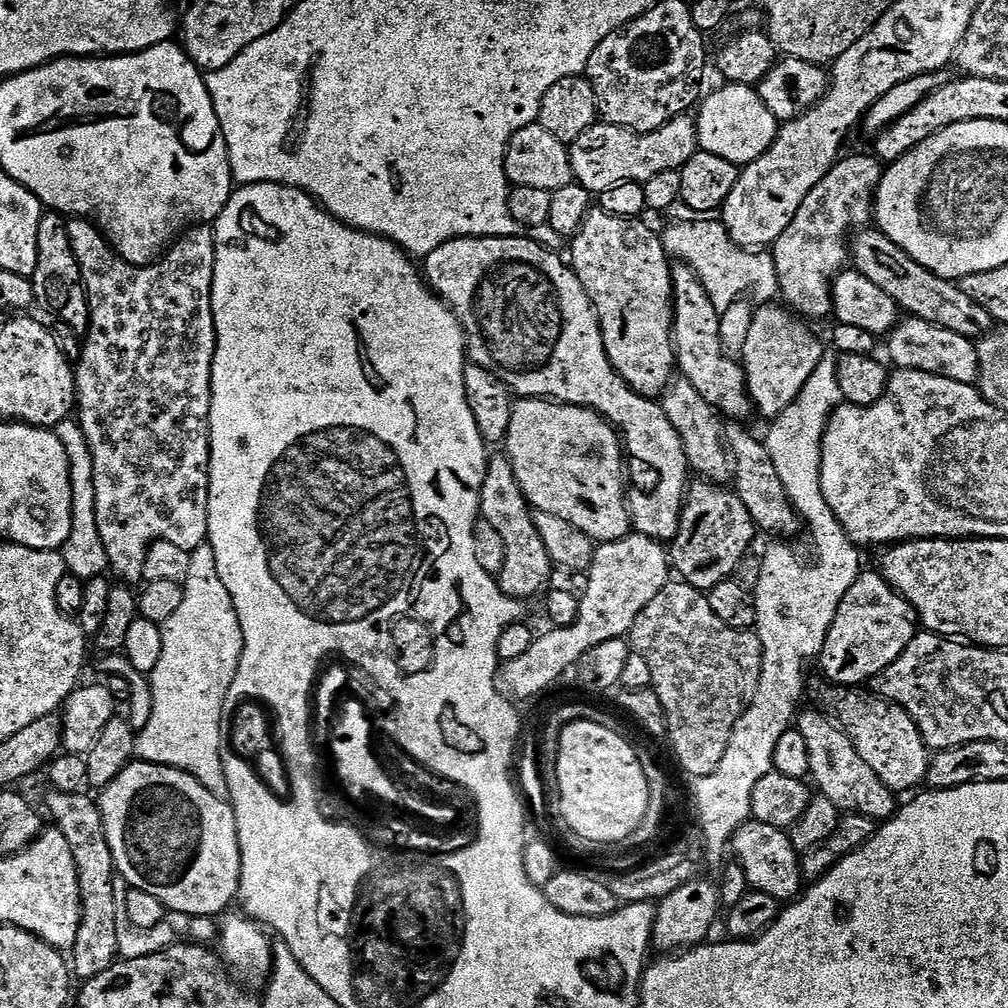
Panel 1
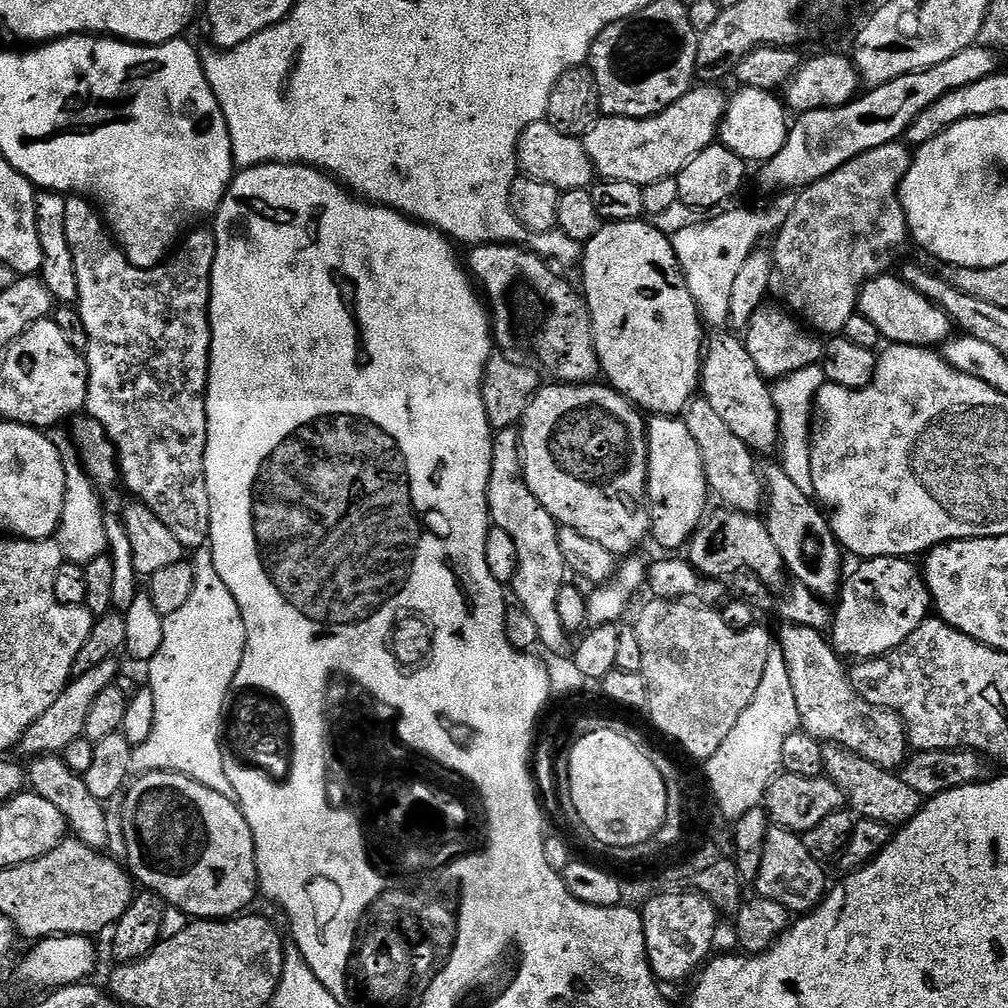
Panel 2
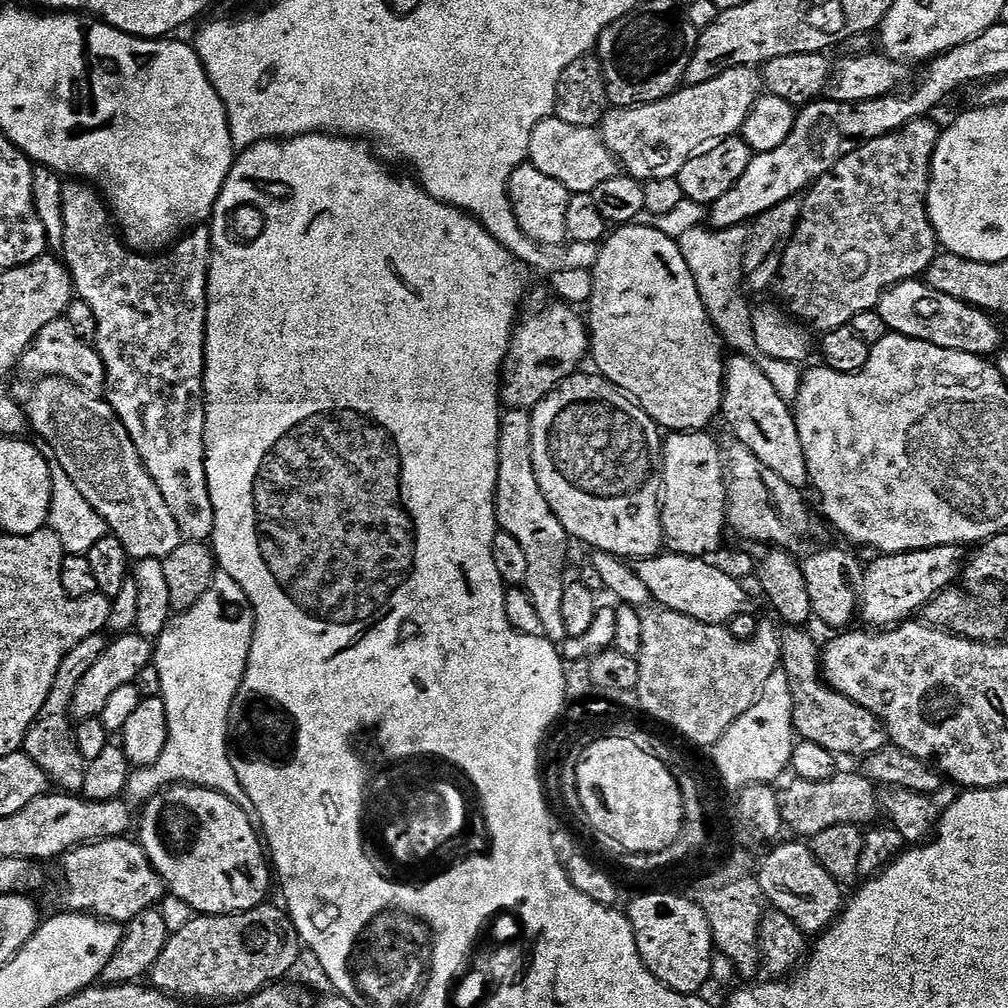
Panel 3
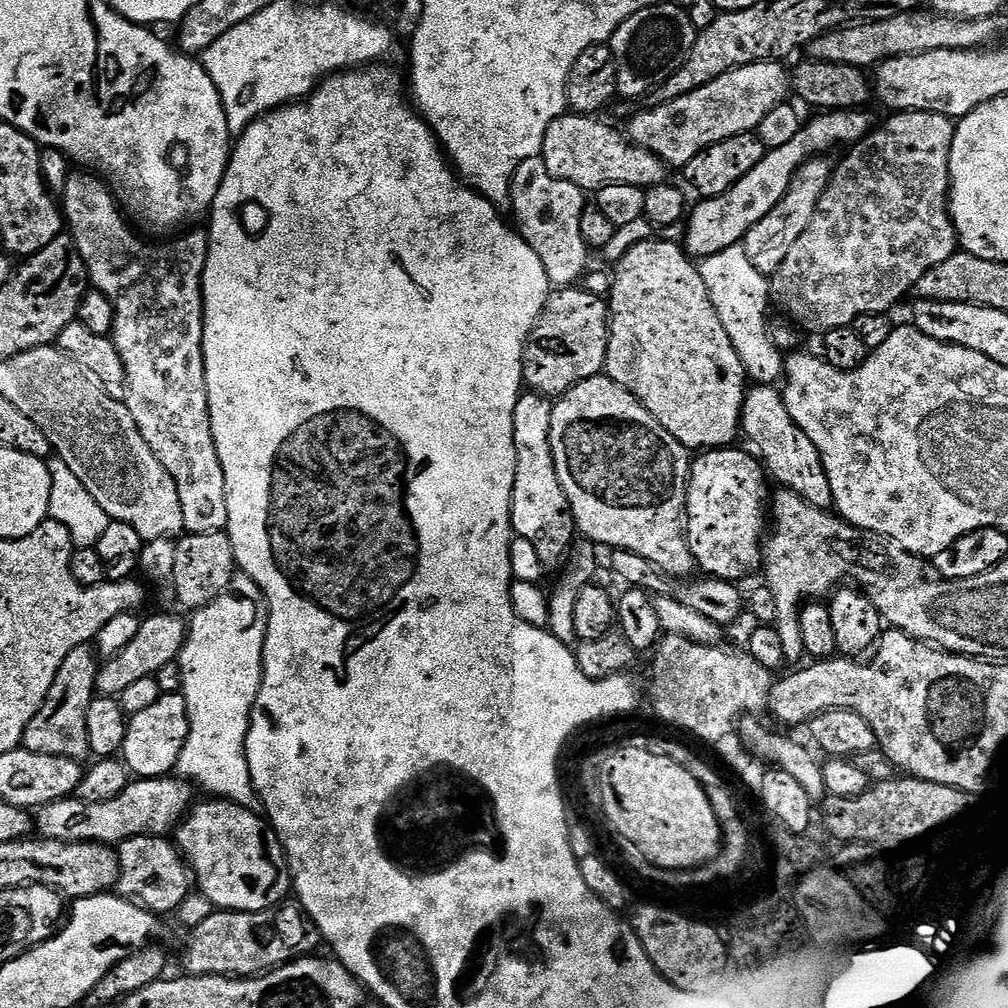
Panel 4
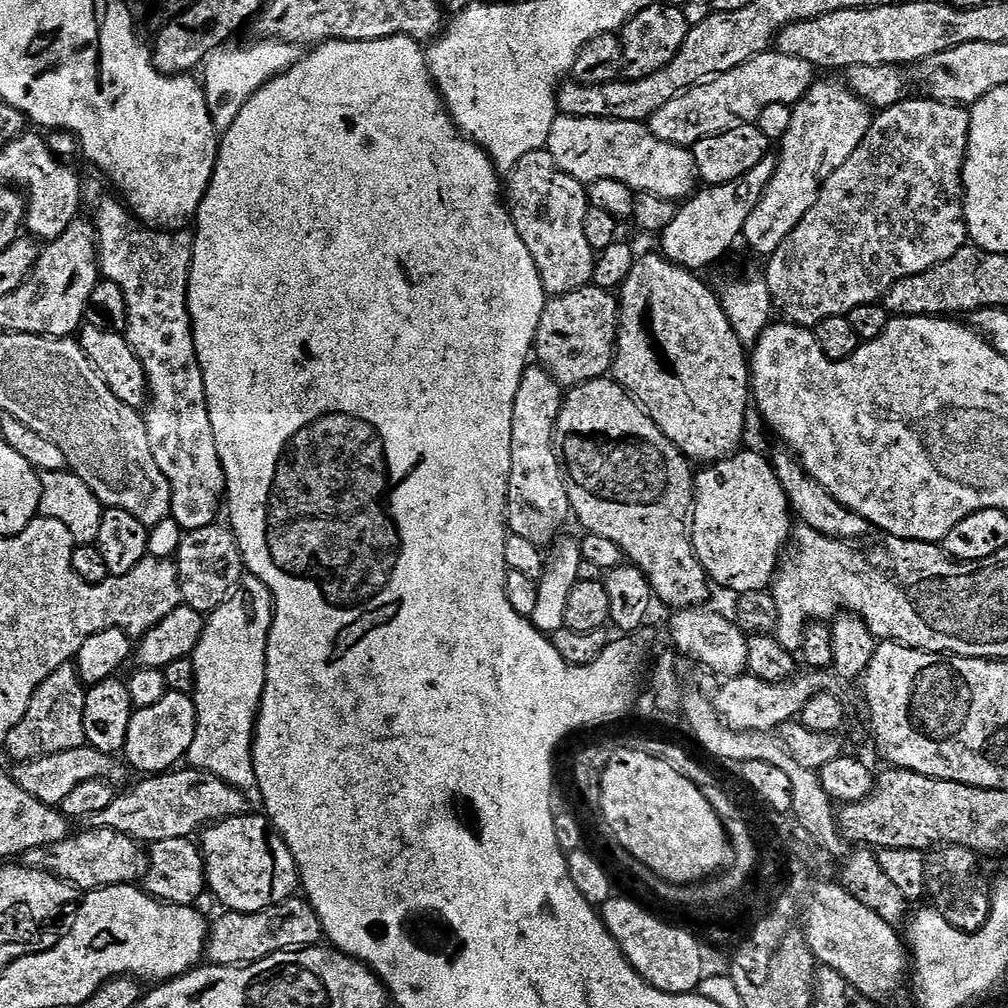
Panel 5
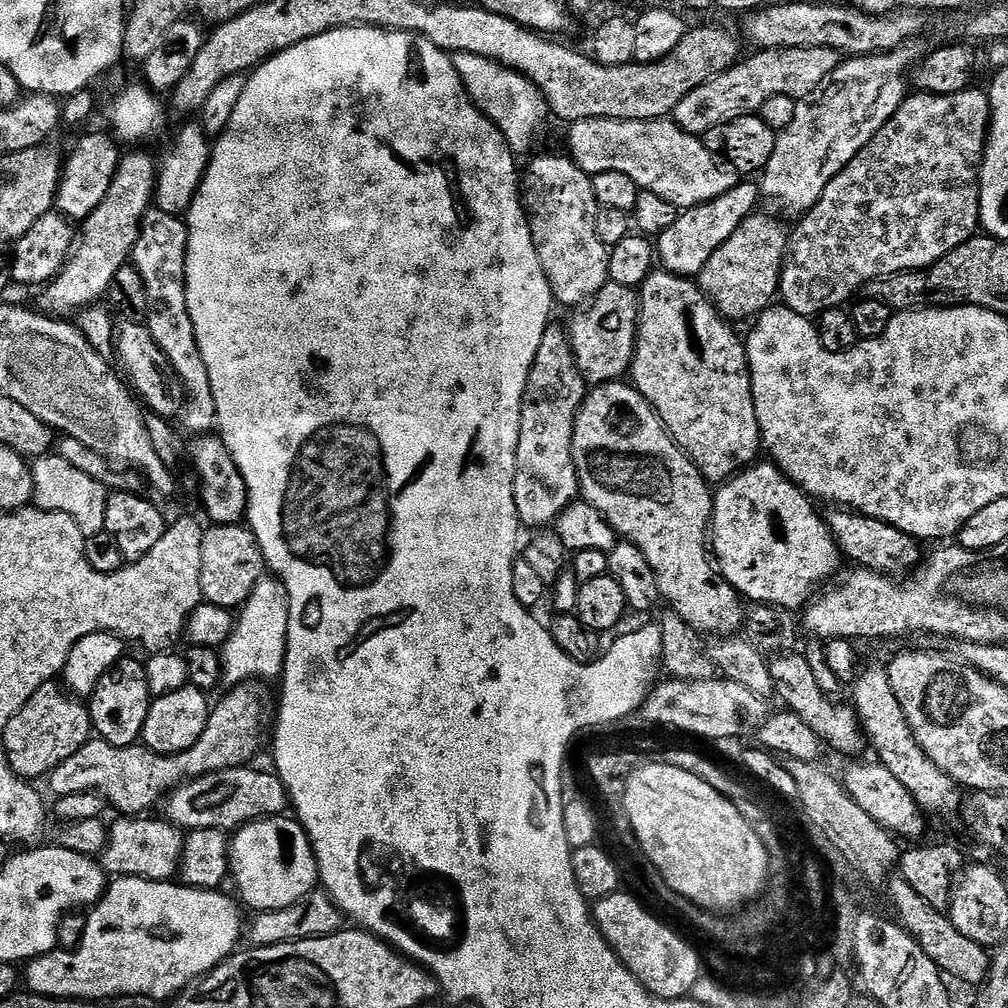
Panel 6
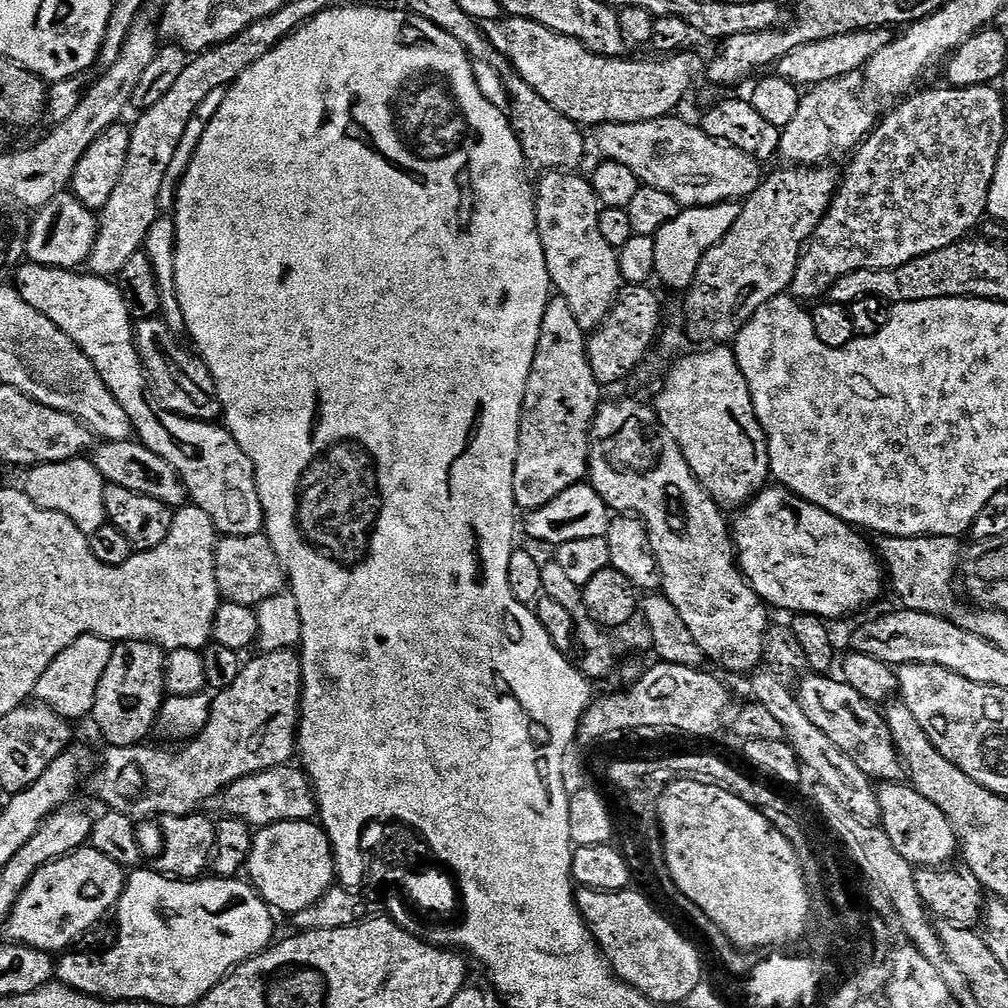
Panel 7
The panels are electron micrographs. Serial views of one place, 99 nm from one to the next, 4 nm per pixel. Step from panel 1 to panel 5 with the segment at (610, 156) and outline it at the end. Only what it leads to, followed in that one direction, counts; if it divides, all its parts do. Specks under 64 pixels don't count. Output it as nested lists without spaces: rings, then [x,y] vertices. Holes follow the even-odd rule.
[[[775,50],[763,52],[750,62],[714,76],[666,102],[662,110],[653,114],[651,130],[671,144],[697,144],[702,138],[735,128],[738,124],[759,121],[766,106],[797,104],[814,83],[812,72],[814,73],[814,65],[802,58],[790,58],[790,54]]]

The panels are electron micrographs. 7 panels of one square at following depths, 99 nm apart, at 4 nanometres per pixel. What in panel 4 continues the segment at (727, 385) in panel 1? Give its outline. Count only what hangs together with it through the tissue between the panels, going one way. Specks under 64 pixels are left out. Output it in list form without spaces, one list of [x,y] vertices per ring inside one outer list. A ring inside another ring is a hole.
[[[756,384],[749,387],[744,393],[744,405],[740,410],[739,435],[744,436],[743,451],[753,456],[760,467],[764,469],[769,477],[777,480],[780,488],[789,488],[794,494],[798,494],[806,502],[814,506],[828,510],[833,507],[832,491],[828,485],[828,480],[824,476],[824,467],[820,464],[820,456],[804,435],[800,433],[800,427],[790,418],[790,414],[784,405],[784,398],[779,387],[770,384]]]

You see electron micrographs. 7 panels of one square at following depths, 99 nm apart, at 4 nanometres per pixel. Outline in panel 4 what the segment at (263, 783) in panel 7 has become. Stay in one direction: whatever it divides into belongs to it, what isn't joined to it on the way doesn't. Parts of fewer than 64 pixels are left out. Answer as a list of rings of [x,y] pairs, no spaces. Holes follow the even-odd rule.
[[[172,776],[138,778],[109,802],[82,802],[75,798],[50,802],[35,813],[34,828],[46,840],[109,846],[136,836],[165,835],[191,809],[194,802],[192,791],[194,788],[189,781]]]

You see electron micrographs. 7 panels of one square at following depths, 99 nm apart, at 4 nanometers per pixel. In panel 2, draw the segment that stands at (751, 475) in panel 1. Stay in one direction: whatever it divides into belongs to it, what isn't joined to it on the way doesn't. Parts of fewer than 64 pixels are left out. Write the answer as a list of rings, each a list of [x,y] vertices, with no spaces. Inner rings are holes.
[[[779,466],[764,468],[762,472],[766,489],[766,523],[778,554],[782,554],[785,569],[796,579],[801,588],[810,590],[821,598],[835,597],[845,579],[845,553],[832,532],[829,517],[822,511],[821,505],[814,502],[812,496],[802,494],[798,486],[786,475],[786,470]]]

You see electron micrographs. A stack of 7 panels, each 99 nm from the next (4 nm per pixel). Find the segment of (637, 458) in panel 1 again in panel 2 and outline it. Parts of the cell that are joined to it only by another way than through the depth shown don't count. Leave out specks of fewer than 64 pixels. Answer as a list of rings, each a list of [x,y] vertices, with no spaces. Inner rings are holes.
[[[481,244],[469,252],[472,253],[468,260],[466,256],[466,268],[486,297],[495,343],[499,347],[501,344],[504,348],[532,351],[536,355],[535,363],[545,373],[548,371],[553,381],[562,384],[595,381],[600,363],[583,295],[577,289],[575,292],[549,261],[529,252],[527,247]],[[652,416],[648,429],[648,513],[652,516],[651,539],[664,548],[683,549],[700,521],[709,511],[710,489],[698,442],[694,442],[683,419],[676,416]]]

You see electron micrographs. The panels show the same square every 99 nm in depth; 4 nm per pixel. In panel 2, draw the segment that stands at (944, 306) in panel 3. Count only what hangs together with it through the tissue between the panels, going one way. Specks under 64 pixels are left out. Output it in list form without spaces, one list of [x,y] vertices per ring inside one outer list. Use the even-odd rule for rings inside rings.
[[[892,275],[875,276],[861,286],[859,315],[870,318],[870,322],[878,326],[881,337],[893,344],[932,348],[943,346],[953,339],[954,325],[951,318],[930,298],[911,288],[899,275]]]

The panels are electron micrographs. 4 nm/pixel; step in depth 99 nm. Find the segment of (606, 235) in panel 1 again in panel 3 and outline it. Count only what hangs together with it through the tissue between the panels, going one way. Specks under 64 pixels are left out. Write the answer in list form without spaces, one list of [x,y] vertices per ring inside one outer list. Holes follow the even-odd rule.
[[[644,223],[617,227],[600,244],[600,257],[591,270],[592,299],[586,304],[590,360],[596,363],[599,375],[632,397],[660,429],[669,433],[703,432],[724,407],[726,348],[698,294],[679,243]]]

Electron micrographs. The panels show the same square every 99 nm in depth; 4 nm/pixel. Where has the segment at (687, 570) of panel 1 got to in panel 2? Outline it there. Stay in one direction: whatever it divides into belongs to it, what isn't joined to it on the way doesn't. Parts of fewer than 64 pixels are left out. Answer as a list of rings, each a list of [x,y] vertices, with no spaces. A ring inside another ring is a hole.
[[[721,507],[719,511],[709,511],[688,541],[688,563],[693,564],[701,576],[709,580],[723,581],[731,578],[739,568],[748,567],[758,574],[765,589],[782,587],[784,576],[786,580],[784,559],[782,554],[778,554],[778,546],[774,546],[774,538],[770,538],[767,523],[759,515],[750,512],[733,512],[726,507]]]

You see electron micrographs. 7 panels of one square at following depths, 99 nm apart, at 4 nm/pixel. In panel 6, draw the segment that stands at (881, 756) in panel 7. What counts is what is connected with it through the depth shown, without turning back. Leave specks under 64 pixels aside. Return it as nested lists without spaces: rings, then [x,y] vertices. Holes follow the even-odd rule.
[[[792,652],[775,657],[770,663],[773,689],[775,695],[784,702],[783,707],[792,713],[797,714],[806,726],[818,734],[821,741],[831,750],[848,756],[844,758],[858,758],[864,748],[866,750],[866,737],[863,733],[863,725],[856,715],[855,709],[842,702],[835,702],[828,696],[822,694],[818,682],[815,681],[814,672],[805,655]]]

